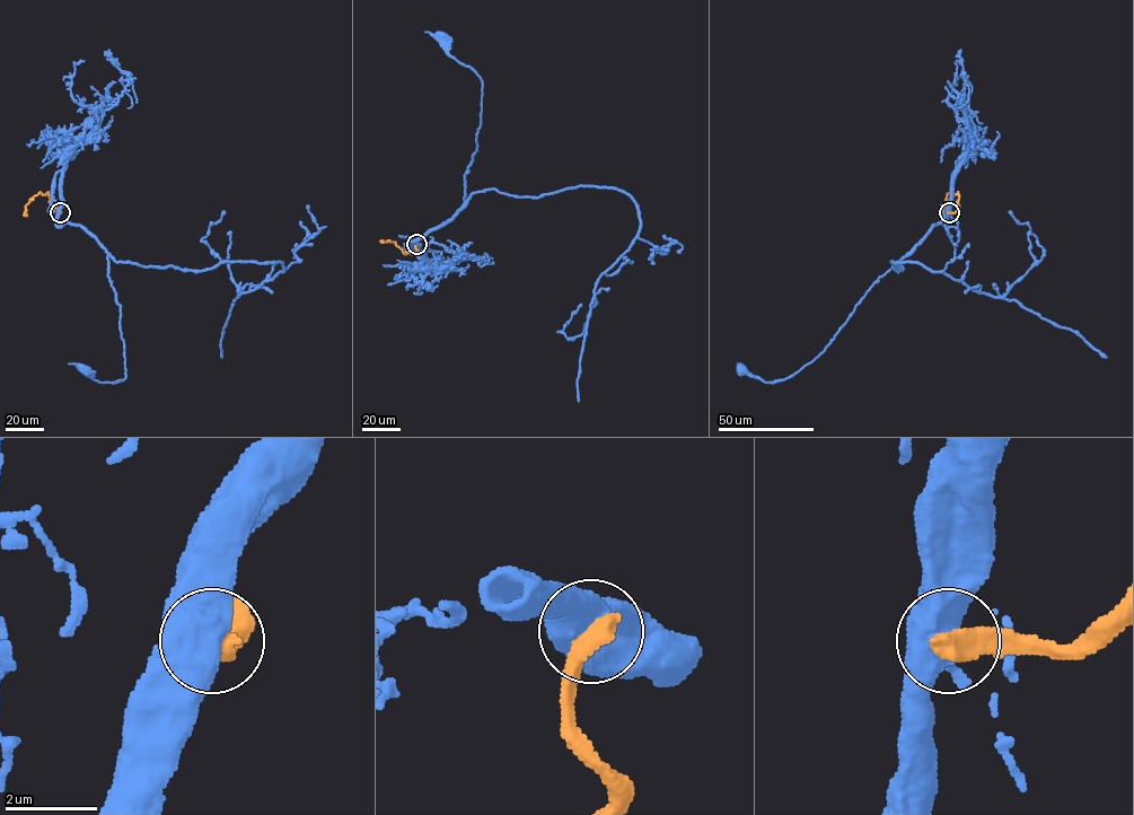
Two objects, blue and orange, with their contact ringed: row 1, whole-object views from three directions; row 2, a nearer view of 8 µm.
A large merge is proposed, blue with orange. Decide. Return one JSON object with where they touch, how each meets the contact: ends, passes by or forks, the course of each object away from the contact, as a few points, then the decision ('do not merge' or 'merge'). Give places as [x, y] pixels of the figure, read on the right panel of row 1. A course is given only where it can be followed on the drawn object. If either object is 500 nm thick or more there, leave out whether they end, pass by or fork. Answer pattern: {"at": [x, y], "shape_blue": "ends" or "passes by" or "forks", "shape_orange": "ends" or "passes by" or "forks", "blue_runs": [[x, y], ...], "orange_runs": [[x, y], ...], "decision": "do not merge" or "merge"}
{"at": [949, 212], "blue_runs": [[949, 212], [946, 226], [934, 225], [880, 277], [817, 357], [775, 382], [750, 377], [743, 369]], "orange_runs": [[949, 212], [956, 212], [958, 206], [957, 194], [950, 192], [947, 194], [947, 216]], "decision": "do not merge"}

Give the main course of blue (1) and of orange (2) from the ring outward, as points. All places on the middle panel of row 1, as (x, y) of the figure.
1: (416, 244), (444, 225), (464, 203), (464, 175), (476, 149), (480, 126), (482, 81), (448, 52), (442, 37)
2: (416, 244), (416, 251), (406, 253), (394, 242), (384, 242)

